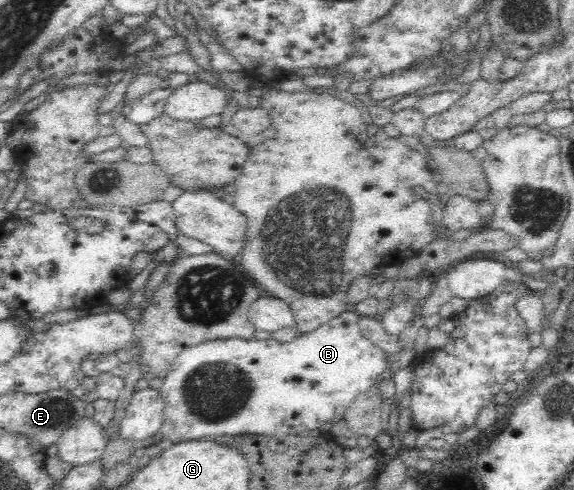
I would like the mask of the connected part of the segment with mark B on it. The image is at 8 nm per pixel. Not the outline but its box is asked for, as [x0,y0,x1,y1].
[158,308,388,448]

